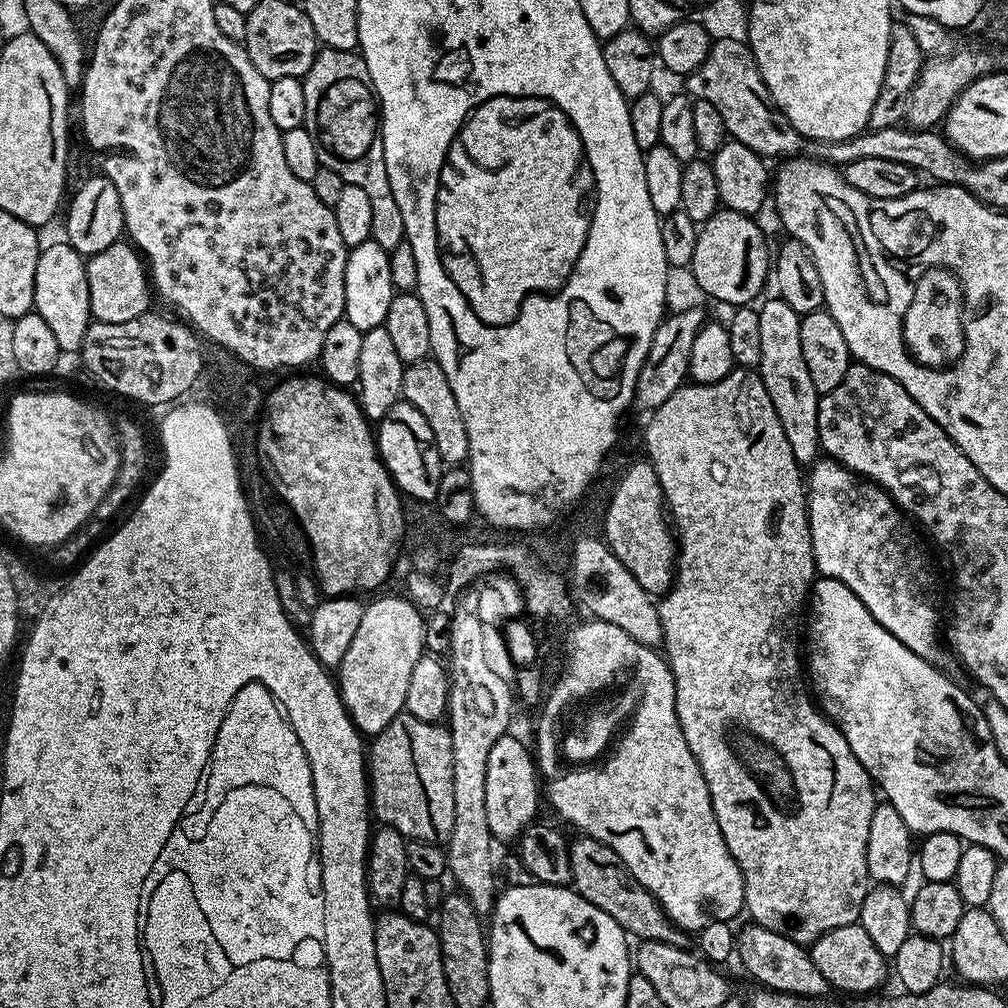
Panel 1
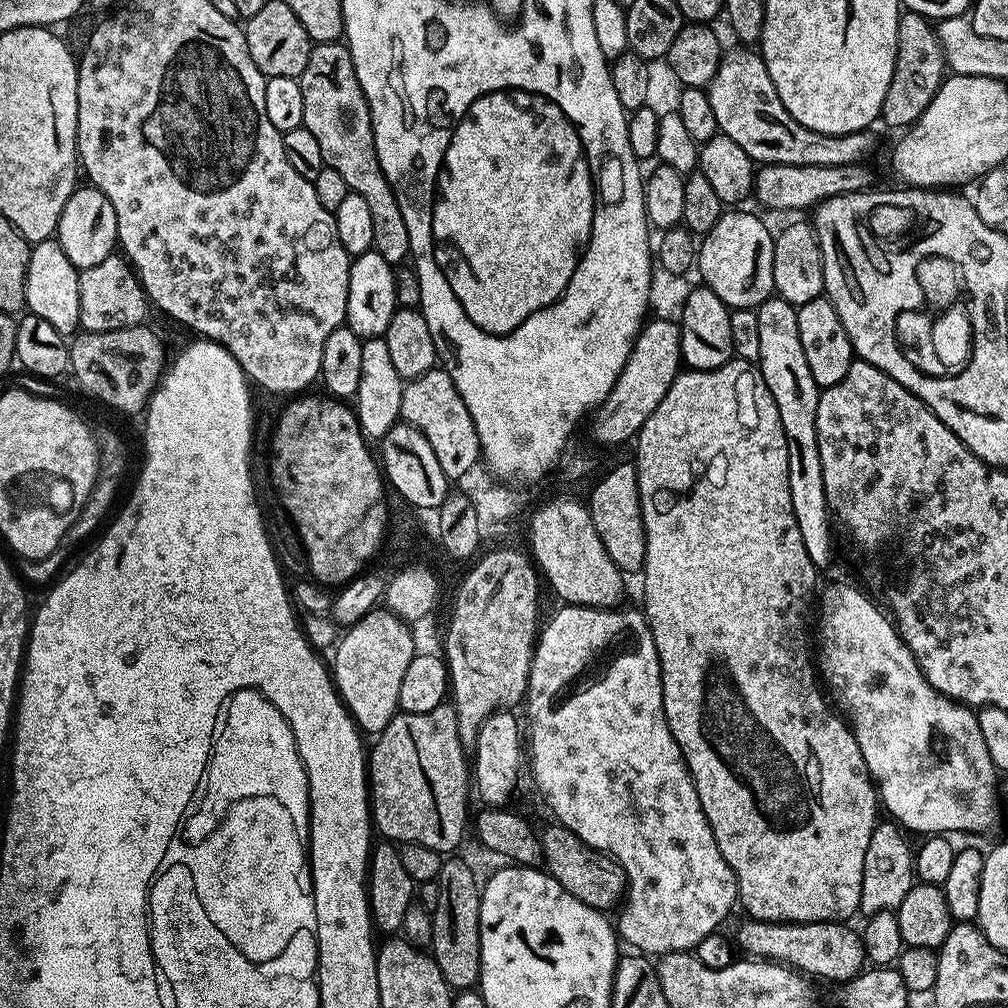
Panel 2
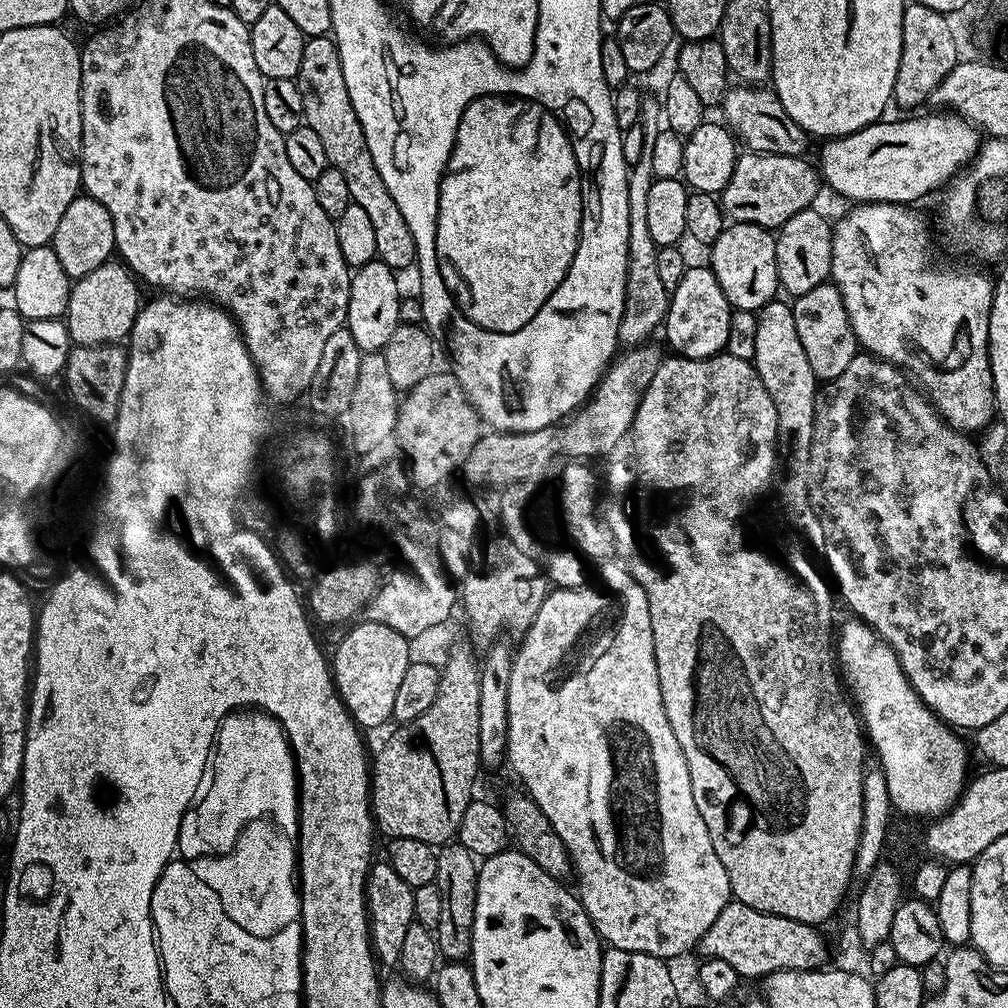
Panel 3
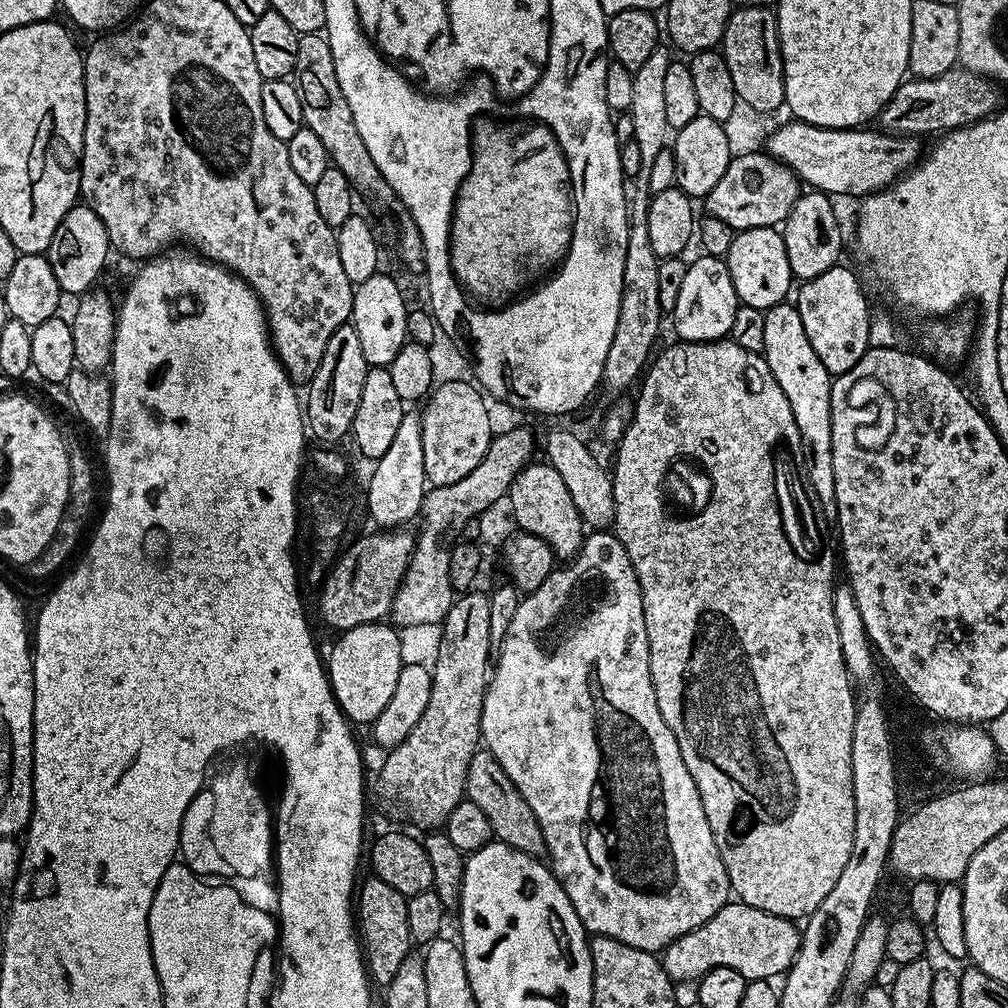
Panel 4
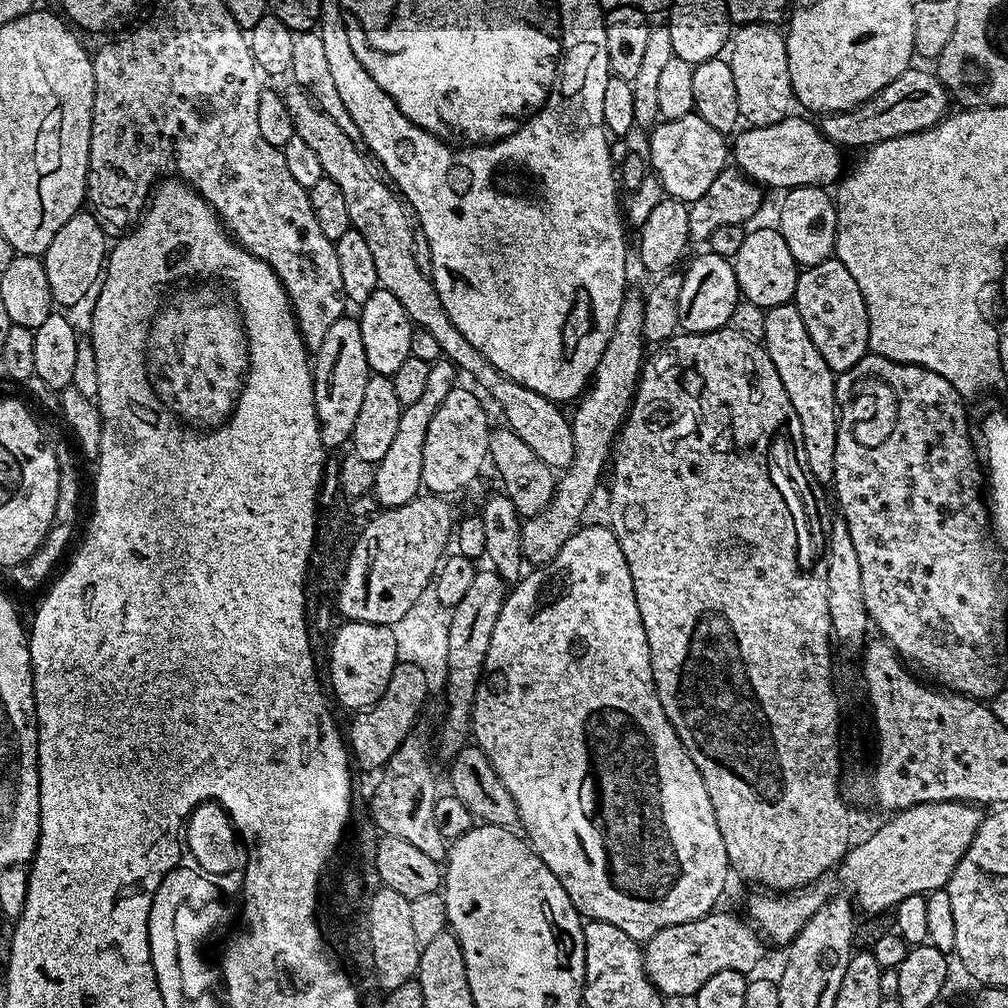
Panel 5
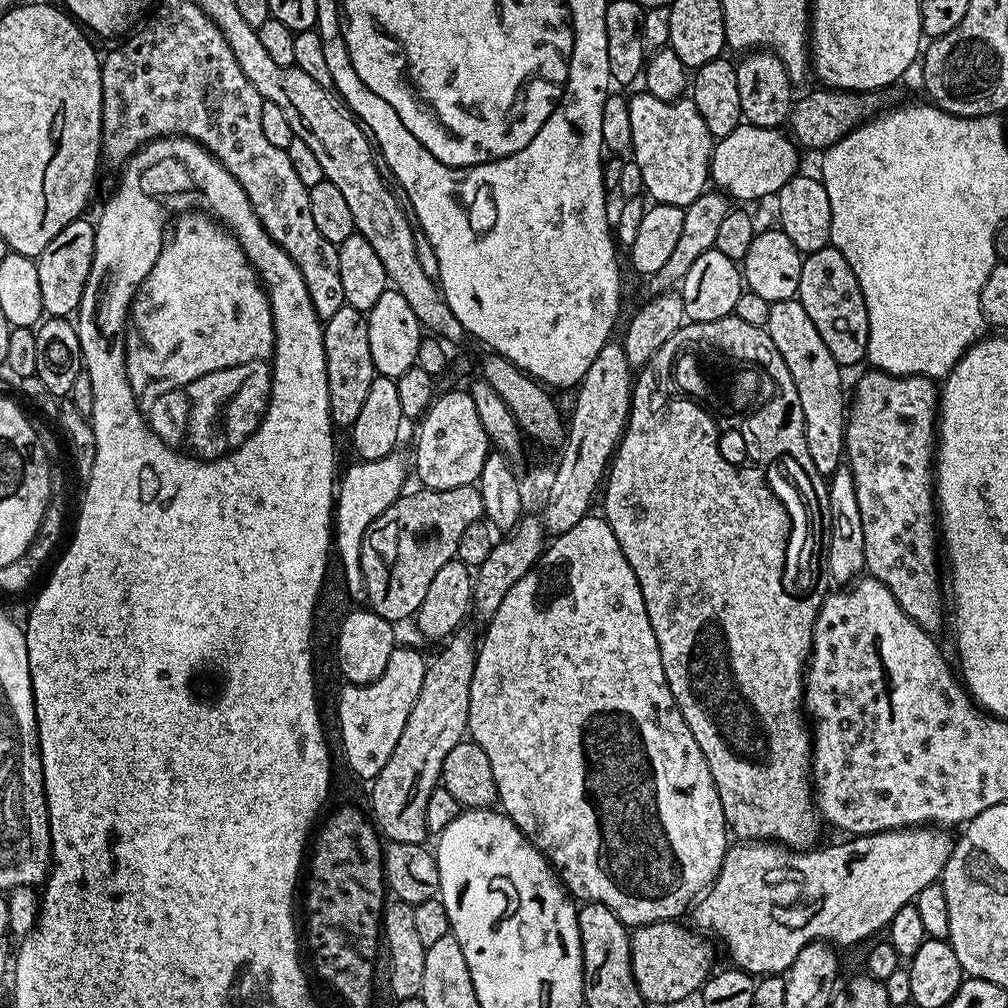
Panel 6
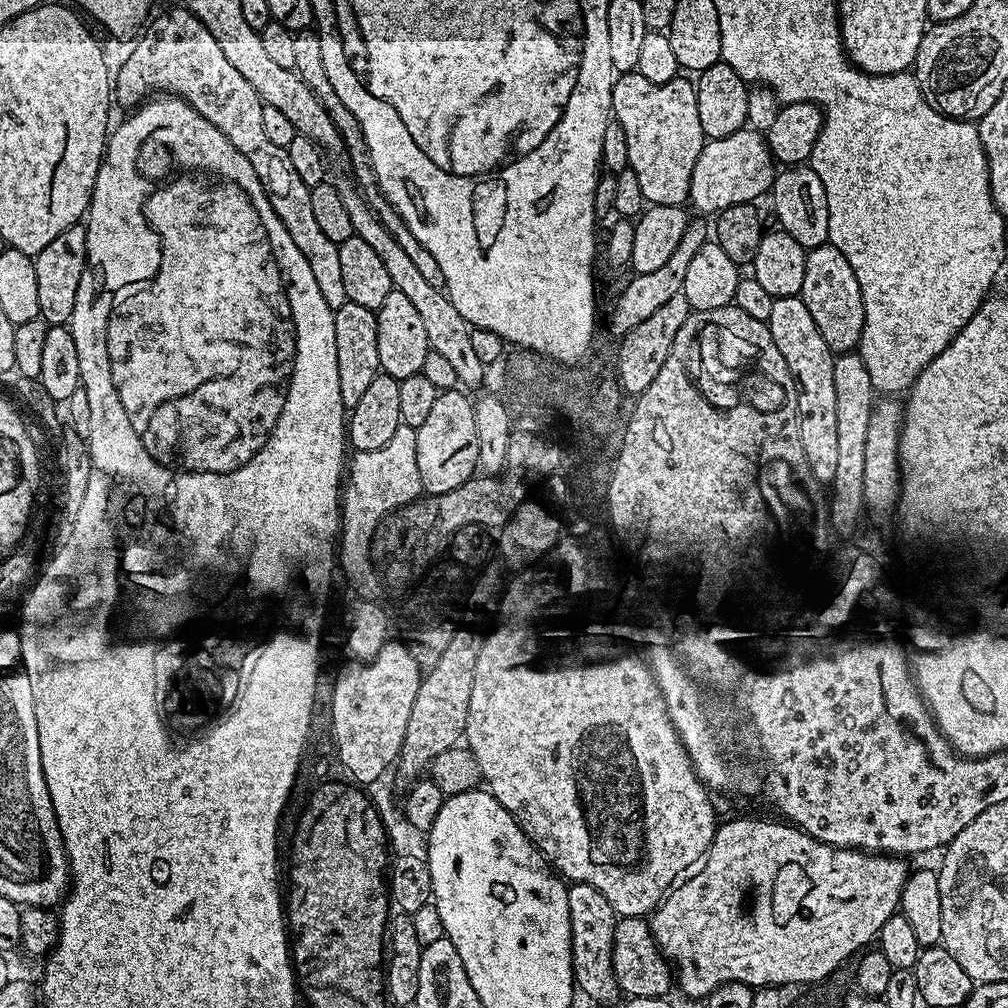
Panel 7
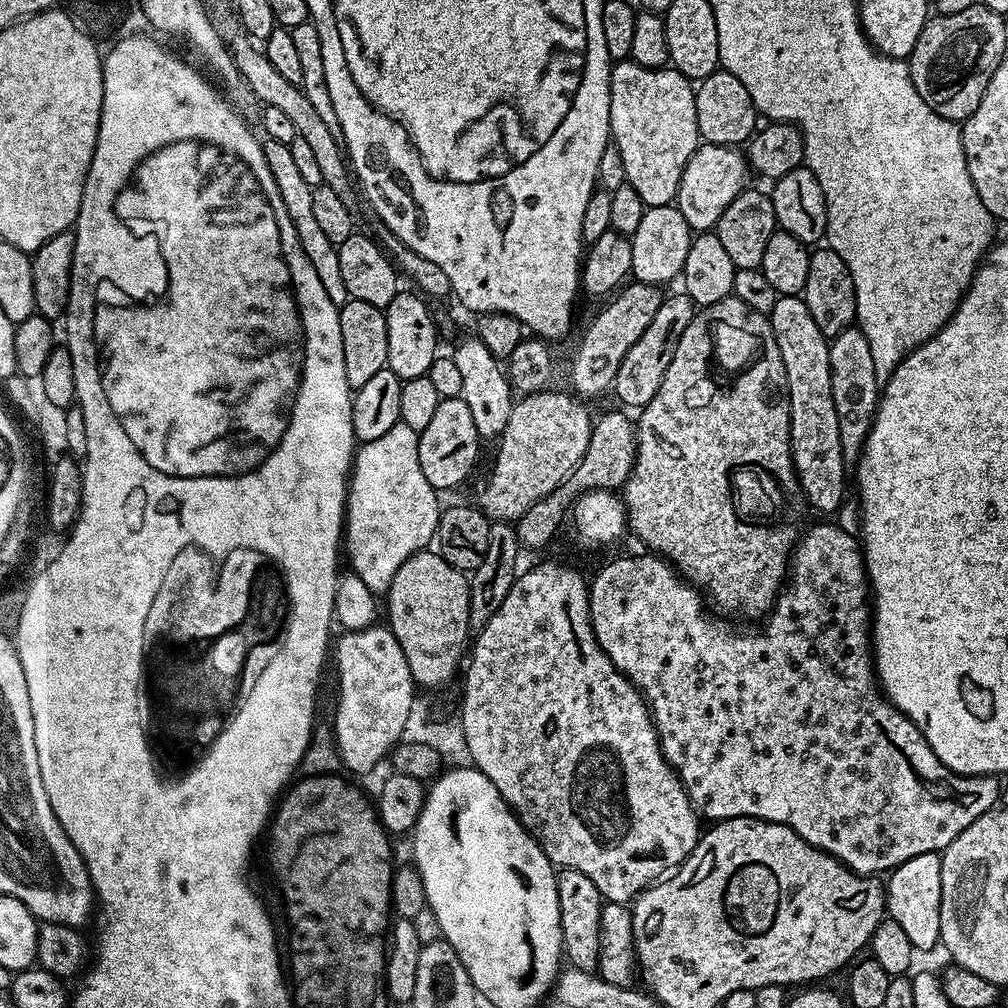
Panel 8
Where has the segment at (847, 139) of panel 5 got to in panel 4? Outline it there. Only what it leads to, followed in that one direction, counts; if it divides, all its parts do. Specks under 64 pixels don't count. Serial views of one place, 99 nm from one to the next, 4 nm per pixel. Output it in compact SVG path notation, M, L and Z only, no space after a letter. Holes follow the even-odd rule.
M953 70L938 78L905 79L894 90L894 98L886 102L880 111L878 124L883 131L893 136L911 136L924 138L927 132L943 133L953 128L965 128L977 120L985 120L1001 107L1001 89L986 76L973 72Z

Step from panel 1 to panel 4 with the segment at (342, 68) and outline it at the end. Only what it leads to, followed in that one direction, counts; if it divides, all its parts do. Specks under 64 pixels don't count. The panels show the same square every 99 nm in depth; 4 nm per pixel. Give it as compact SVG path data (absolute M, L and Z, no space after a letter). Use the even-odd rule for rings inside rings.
M305 32L300 36L294 83L300 92L304 127L318 134L322 146L326 146L329 161L338 170L342 170L342 174L346 174L353 193L359 199L361 196L366 203L373 204L378 211L392 216L392 228L396 231L396 256L401 266L408 272L423 273L426 250L422 234L407 206L394 194L390 182L382 178L382 170L374 166L372 152L366 150L366 142L362 142L362 134L358 134L358 126L354 126L354 114L350 114L350 105L346 102L346 94L342 94L342 86L338 86L334 54L330 54L327 36L320 32Z

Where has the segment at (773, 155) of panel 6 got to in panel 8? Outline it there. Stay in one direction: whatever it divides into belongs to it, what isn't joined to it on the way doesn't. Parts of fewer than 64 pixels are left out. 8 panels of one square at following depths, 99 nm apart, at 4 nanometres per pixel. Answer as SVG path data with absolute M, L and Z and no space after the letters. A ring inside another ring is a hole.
M701 143L690 162L686 162L686 170L674 201L693 233L715 229L718 218L722 218L722 210L726 210L726 206L730 206L730 202L734 202L734 198L738 198L738 194L749 183L748 176L750 169L743 151L726 144Z

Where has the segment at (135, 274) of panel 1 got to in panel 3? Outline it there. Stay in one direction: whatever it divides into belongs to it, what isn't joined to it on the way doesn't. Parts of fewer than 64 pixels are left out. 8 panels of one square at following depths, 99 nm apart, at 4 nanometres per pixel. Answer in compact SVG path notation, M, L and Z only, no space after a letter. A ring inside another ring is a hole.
M120 262L103 264L98 270L90 270L90 274L79 277L68 295L66 323L69 341L81 348L93 348L99 344L119 345L127 341L142 307L139 287L137 277Z

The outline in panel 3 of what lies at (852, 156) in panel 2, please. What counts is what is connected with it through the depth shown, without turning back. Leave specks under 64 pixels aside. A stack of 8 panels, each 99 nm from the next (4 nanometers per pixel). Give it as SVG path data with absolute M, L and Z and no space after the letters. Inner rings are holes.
M764 86L738 87L740 88L729 87L722 105L722 113L724 112L723 119L727 127L735 132L742 141L743 147L749 152L804 156L807 153L808 140L810 141L809 133L800 128L798 122L790 118L790 114L786 114L775 91Z

